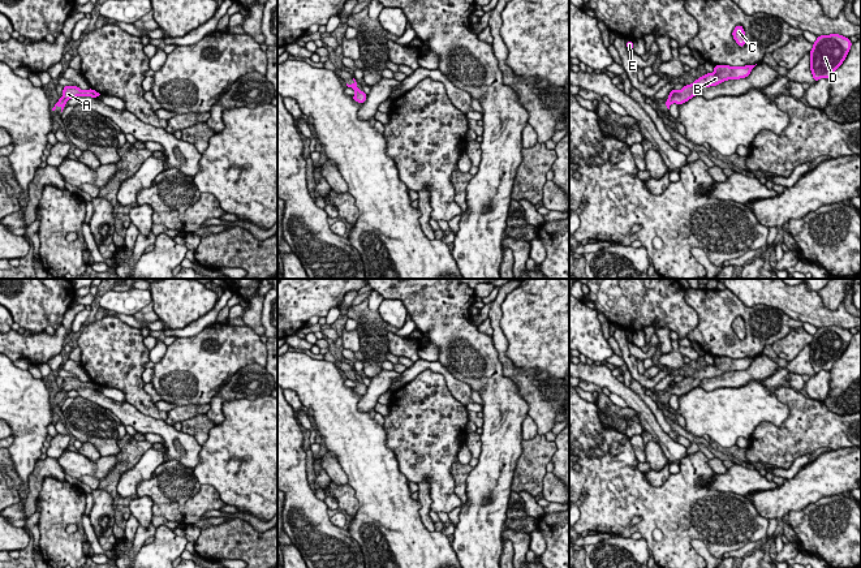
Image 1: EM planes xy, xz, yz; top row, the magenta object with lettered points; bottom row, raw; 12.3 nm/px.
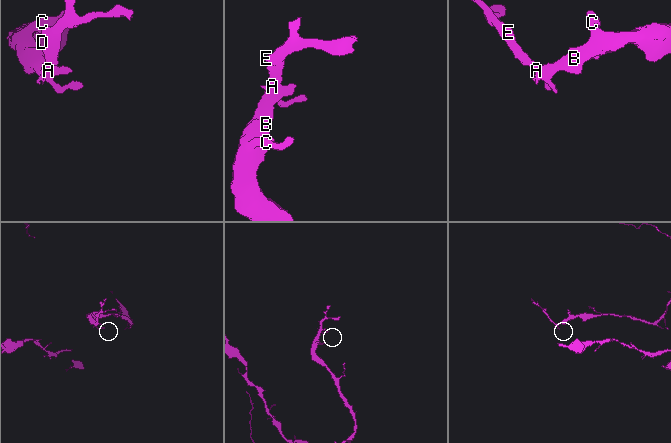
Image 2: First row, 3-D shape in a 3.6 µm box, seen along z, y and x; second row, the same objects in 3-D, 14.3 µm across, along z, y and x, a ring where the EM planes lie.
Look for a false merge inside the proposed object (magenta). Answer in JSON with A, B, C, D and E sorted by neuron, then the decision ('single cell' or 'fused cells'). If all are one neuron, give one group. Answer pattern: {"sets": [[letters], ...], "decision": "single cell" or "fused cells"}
{"sets": [["A", "B", "C", "D", "E"]], "decision": "single cell"}

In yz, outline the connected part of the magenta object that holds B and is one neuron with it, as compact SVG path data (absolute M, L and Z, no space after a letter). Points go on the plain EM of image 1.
M714 357L713 365L706 365L696 371L690 376L685 376L681 382L671 382L668 391L666 392L666 399L670 401L672 395L683 396L698 387L703 379L716 378L728 371L746 370L755 357L745 358L729 358L729 357Z

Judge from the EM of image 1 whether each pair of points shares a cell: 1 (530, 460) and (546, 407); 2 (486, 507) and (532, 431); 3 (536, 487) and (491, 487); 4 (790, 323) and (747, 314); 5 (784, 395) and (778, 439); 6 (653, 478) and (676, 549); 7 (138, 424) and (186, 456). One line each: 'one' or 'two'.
1: two
2: two
3: two
4: one
5: one
6: two
7: one

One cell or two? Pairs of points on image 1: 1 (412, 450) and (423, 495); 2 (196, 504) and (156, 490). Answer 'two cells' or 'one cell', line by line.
1: two cells
2: two cells

